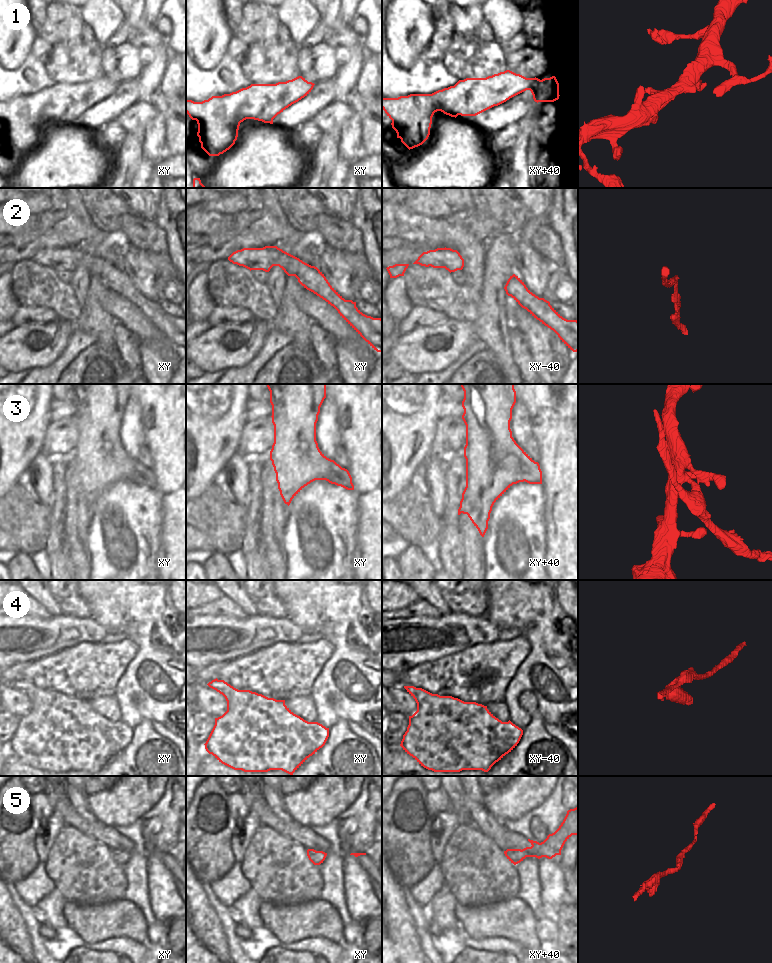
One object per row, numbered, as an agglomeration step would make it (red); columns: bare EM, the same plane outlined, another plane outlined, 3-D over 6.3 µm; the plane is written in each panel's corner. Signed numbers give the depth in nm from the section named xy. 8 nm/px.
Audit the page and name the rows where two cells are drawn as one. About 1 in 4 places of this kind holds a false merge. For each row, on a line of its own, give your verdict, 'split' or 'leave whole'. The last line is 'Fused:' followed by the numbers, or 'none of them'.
1: leave whole
2: leave whole
3: split
4: leave whole
5: leave whole
Fused: 3

